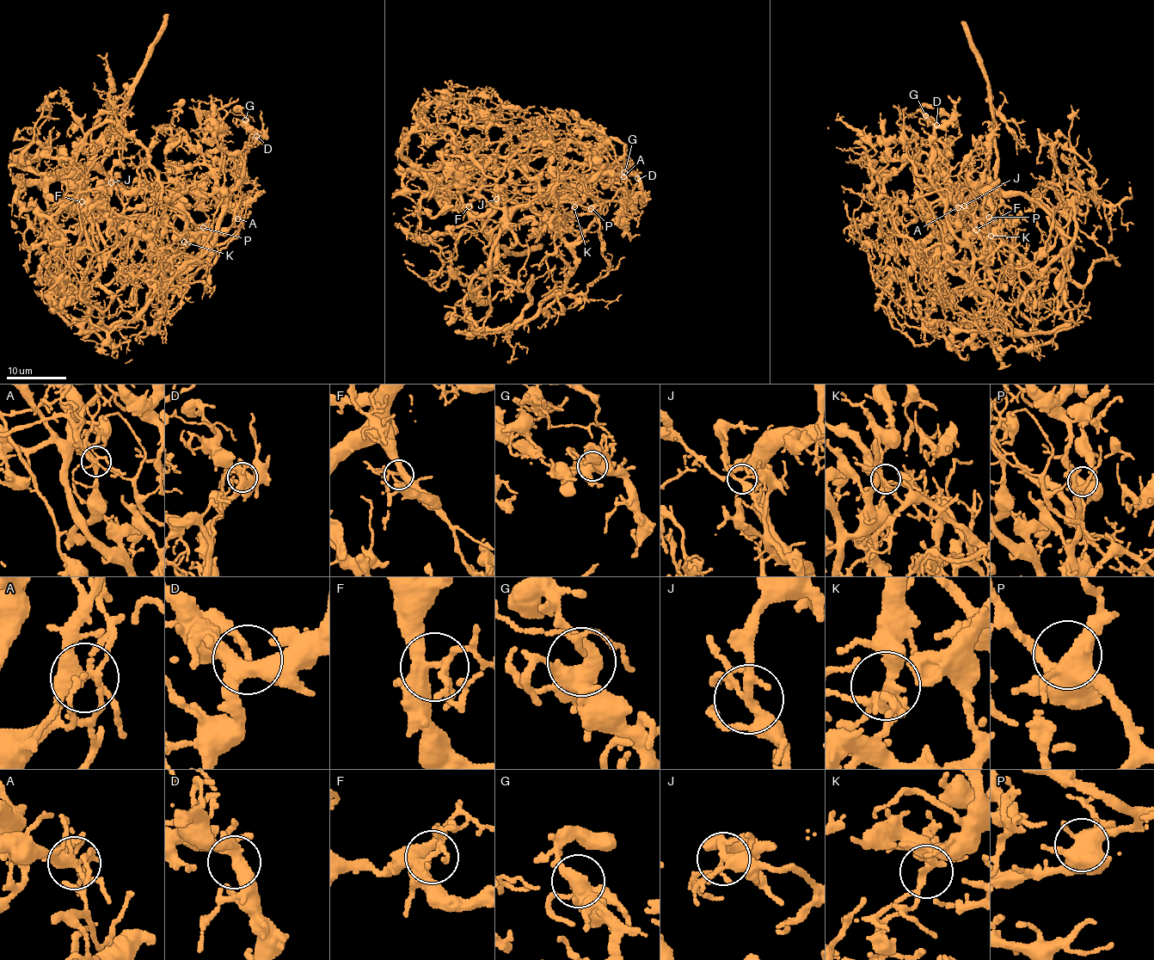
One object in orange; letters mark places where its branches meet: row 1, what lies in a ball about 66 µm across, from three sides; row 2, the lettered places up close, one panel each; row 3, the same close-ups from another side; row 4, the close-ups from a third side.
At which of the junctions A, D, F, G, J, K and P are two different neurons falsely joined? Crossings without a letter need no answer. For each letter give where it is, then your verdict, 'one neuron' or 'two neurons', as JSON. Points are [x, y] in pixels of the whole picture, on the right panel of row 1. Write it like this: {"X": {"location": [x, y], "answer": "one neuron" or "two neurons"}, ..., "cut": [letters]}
{"A": {"location": [958, 207], "answer": "two neurons"}, "D": {"location": [936, 125], "answer": "one neuron"}, "F": {"location": [976, 230], "answer": "one neuron"}, "G": {"location": [925, 115], "answer": "one neuron"}, "J": {"location": [964, 206], "answer": "one neuron"}, "K": {"location": [991, 236], "answer": "one neuron"}, "P": {"location": [989, 217], "answer": "one neuron"}, "cut": ["A"]}

